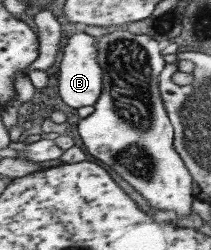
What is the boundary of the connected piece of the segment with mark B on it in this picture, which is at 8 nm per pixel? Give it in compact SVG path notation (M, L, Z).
M75 33L66 40L62 48L62 58L58 69L57 92L60 99L68 105L77 109L93 105L98 99L102 89L102 72L96 61L97 47L96 37L85 33Z

